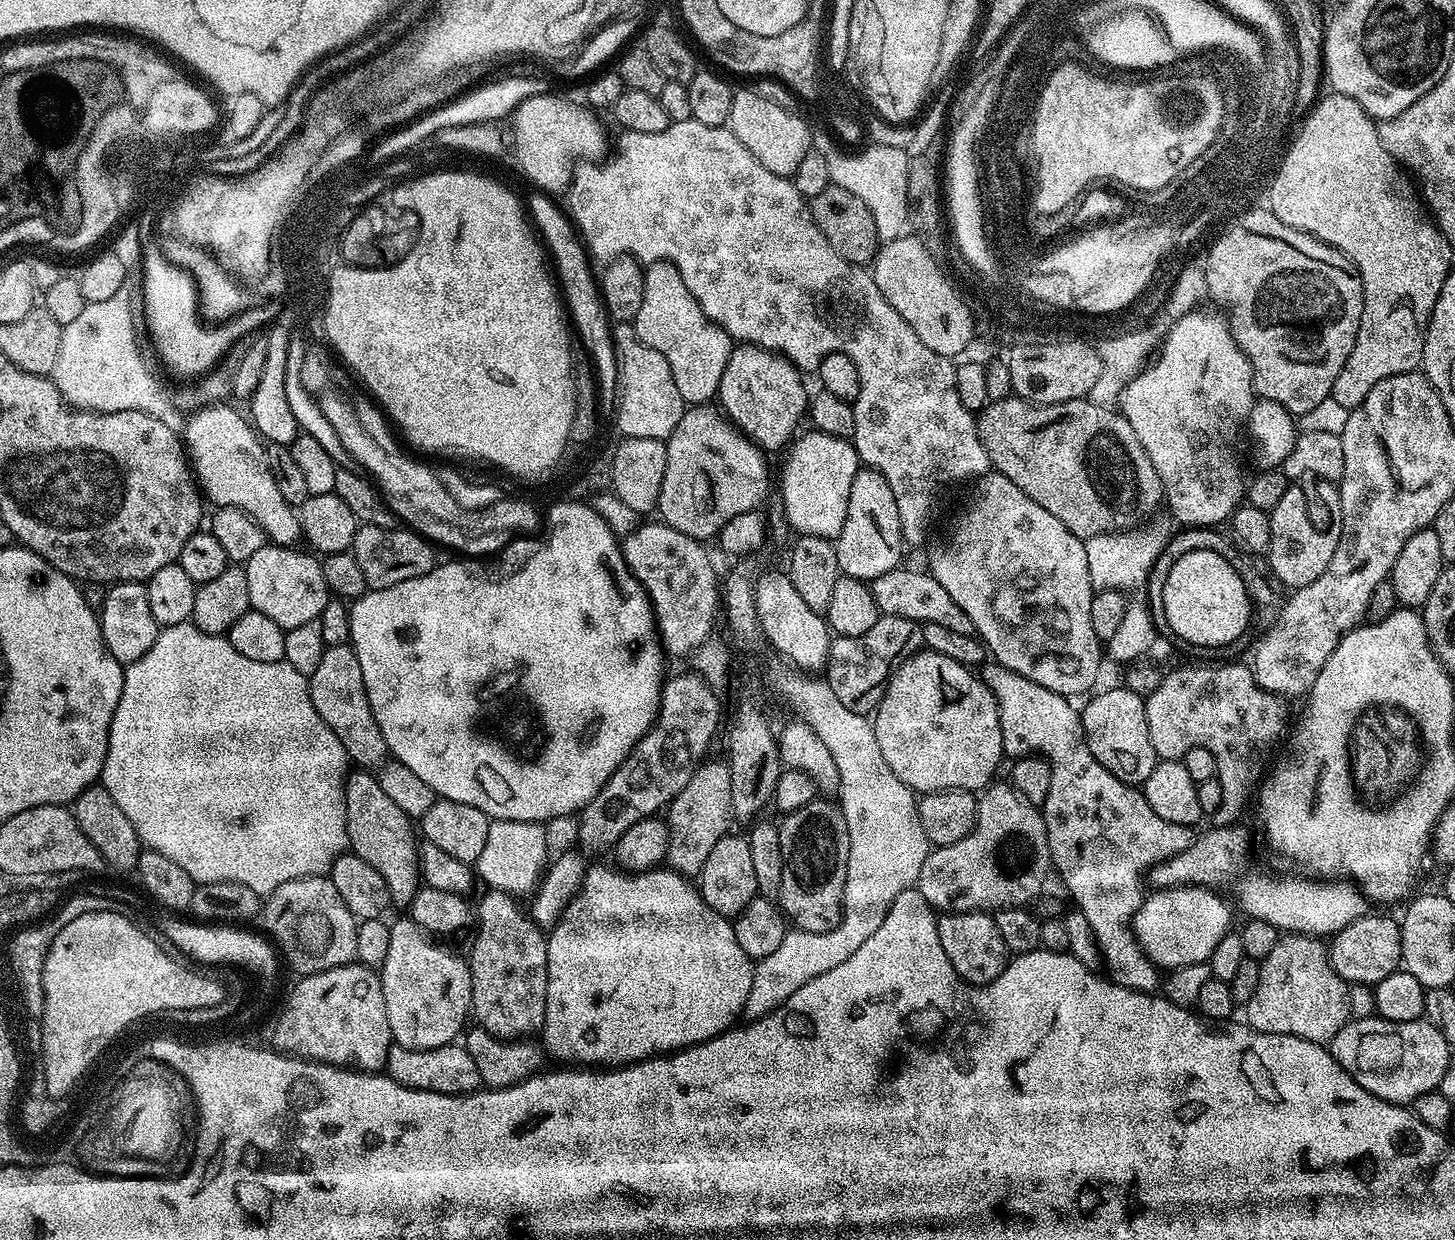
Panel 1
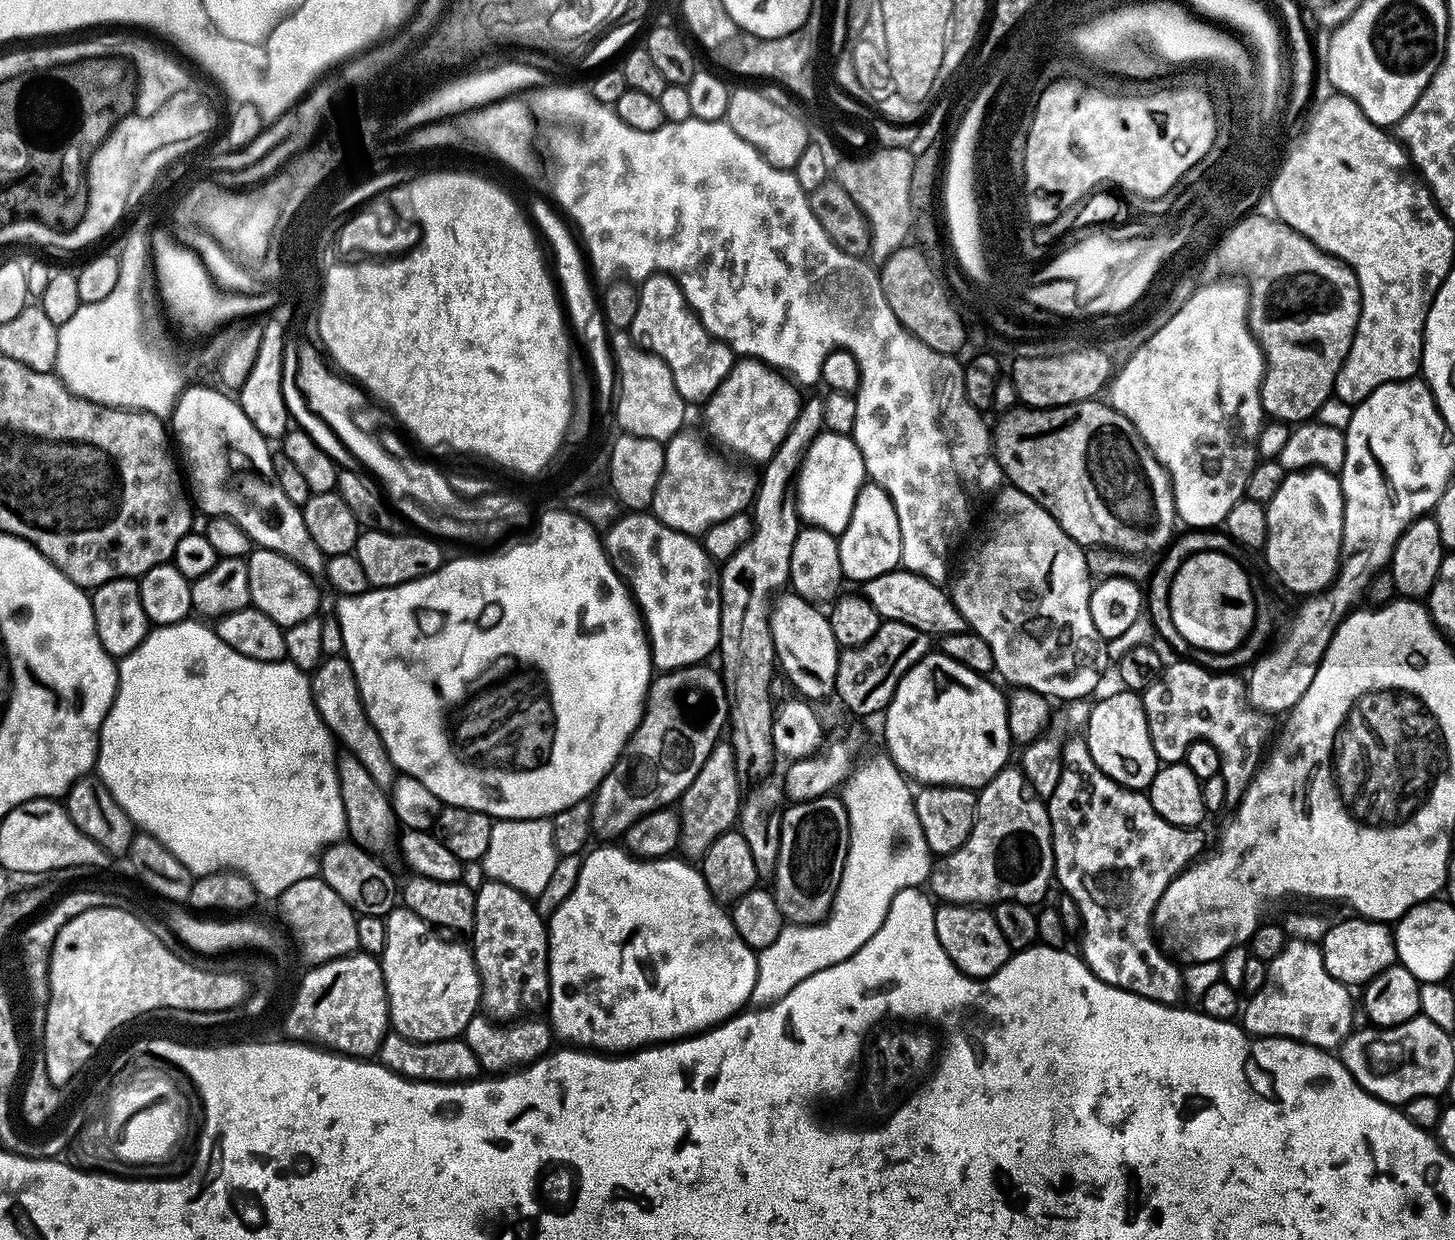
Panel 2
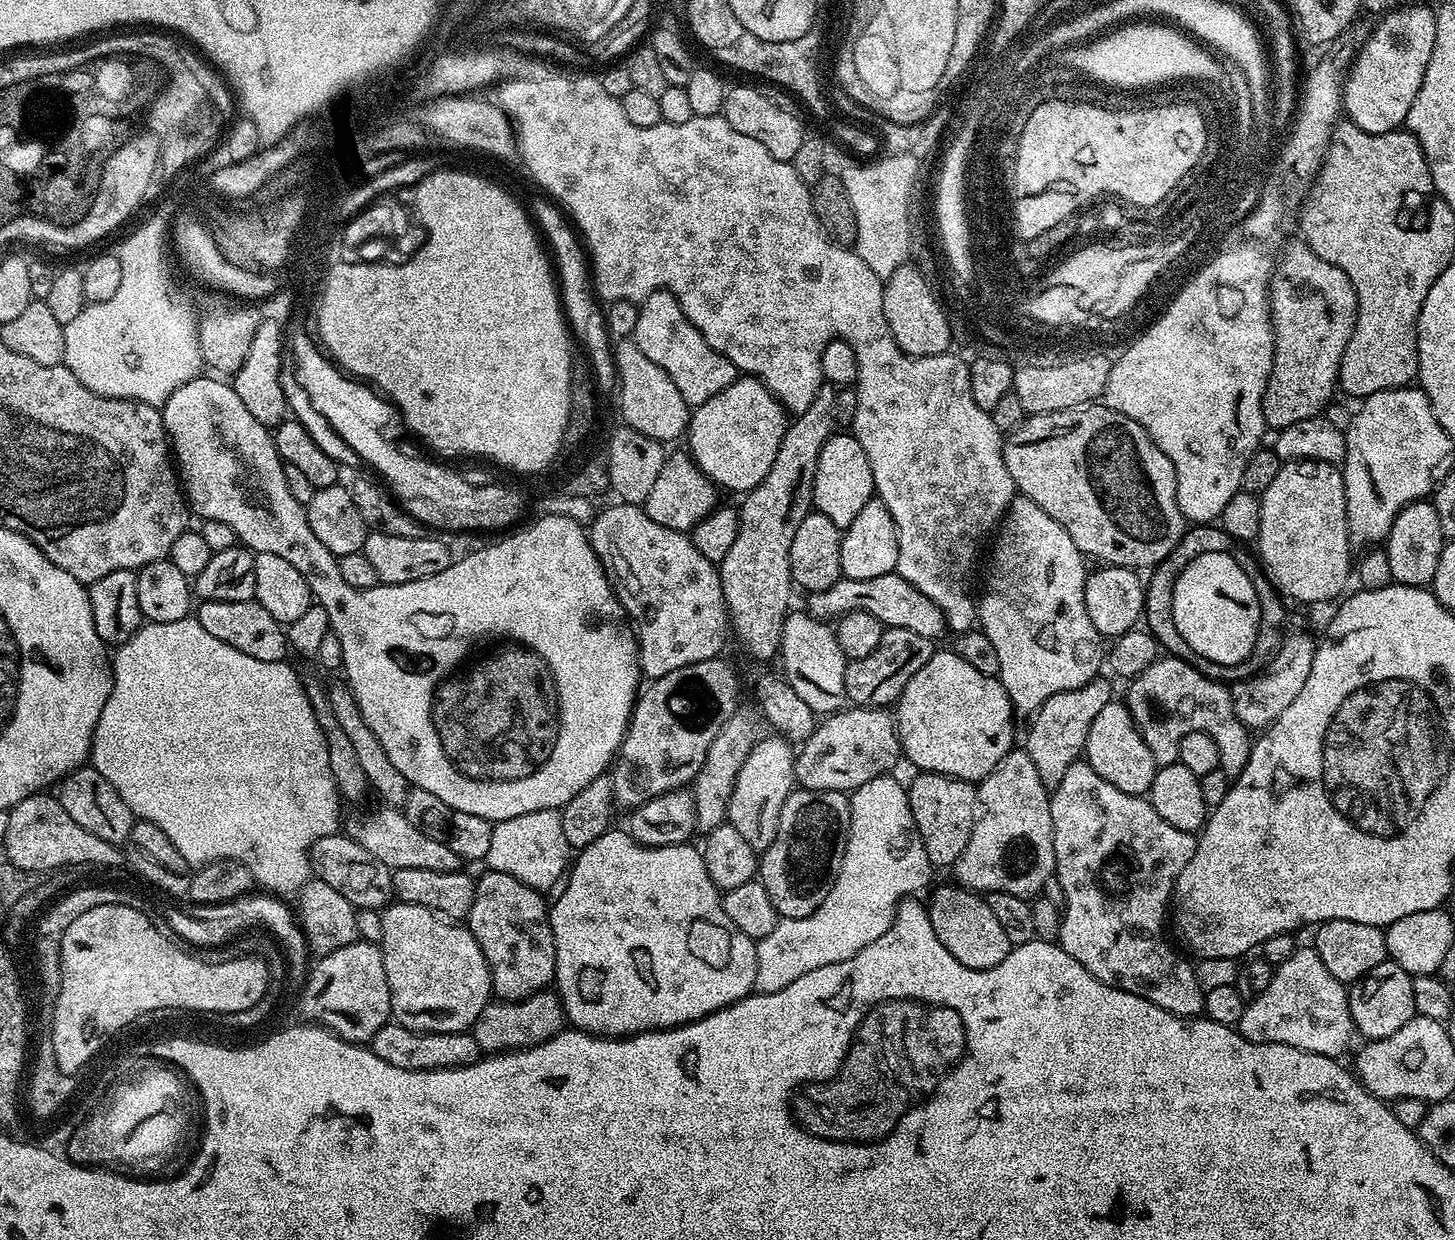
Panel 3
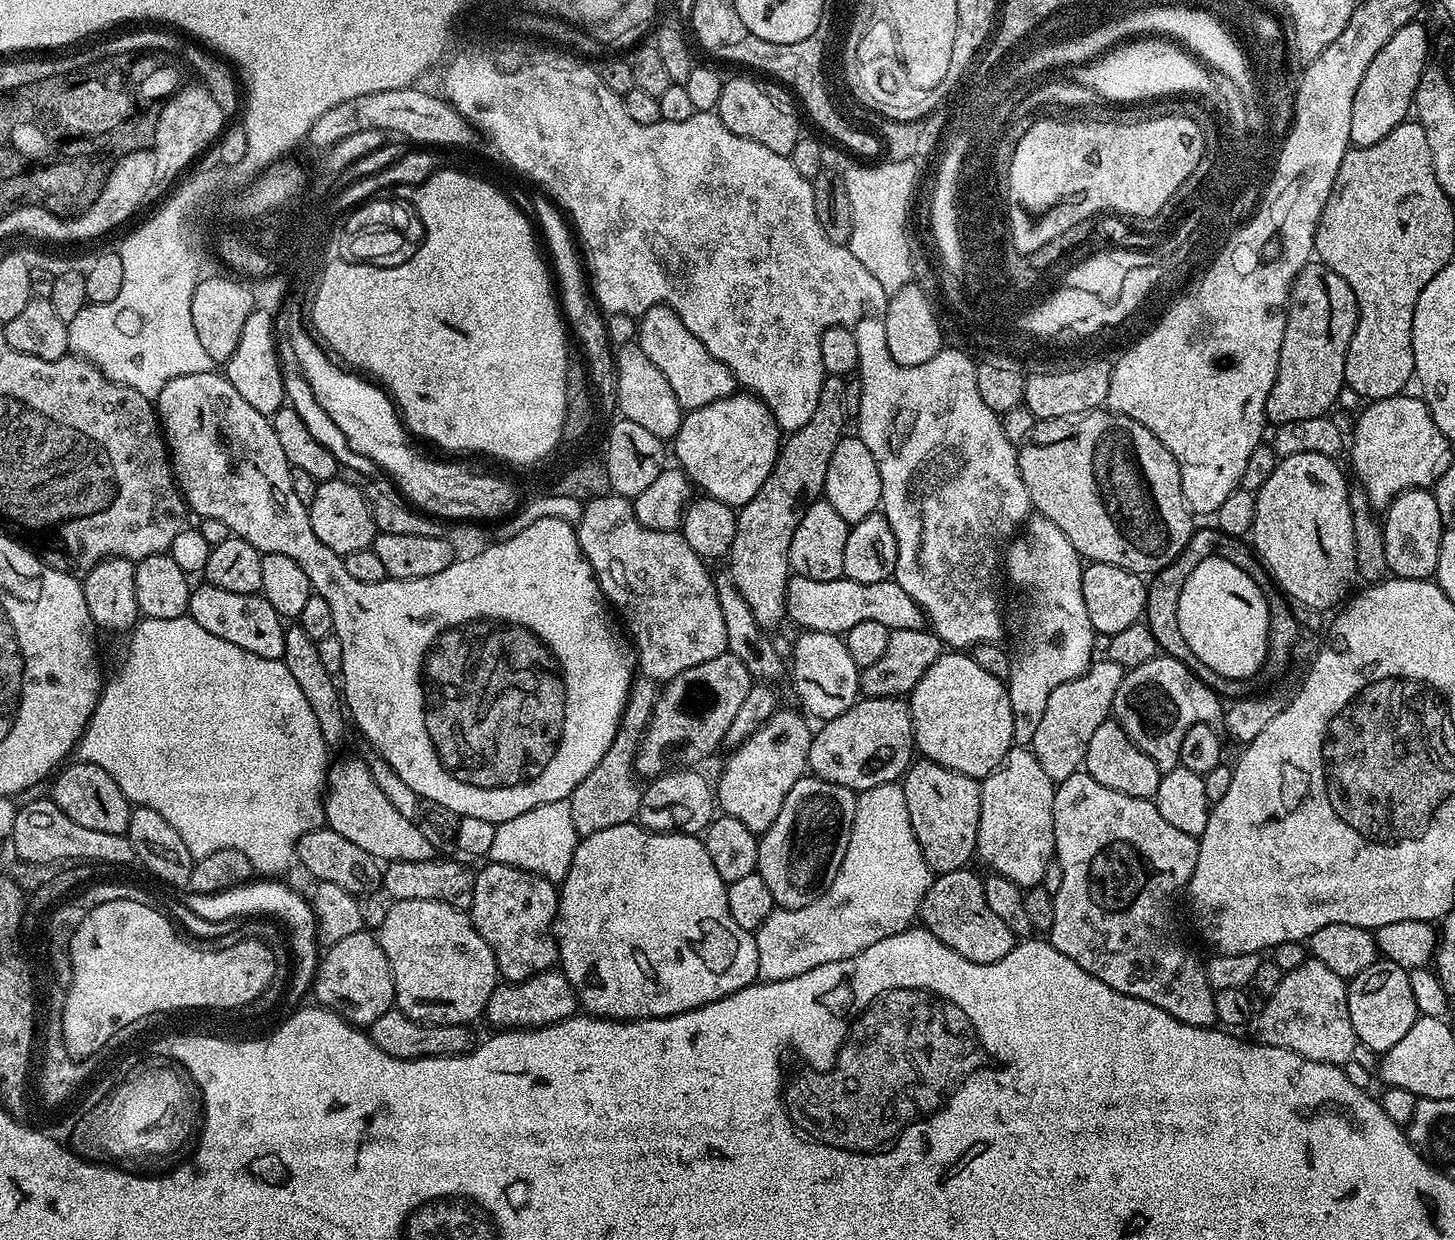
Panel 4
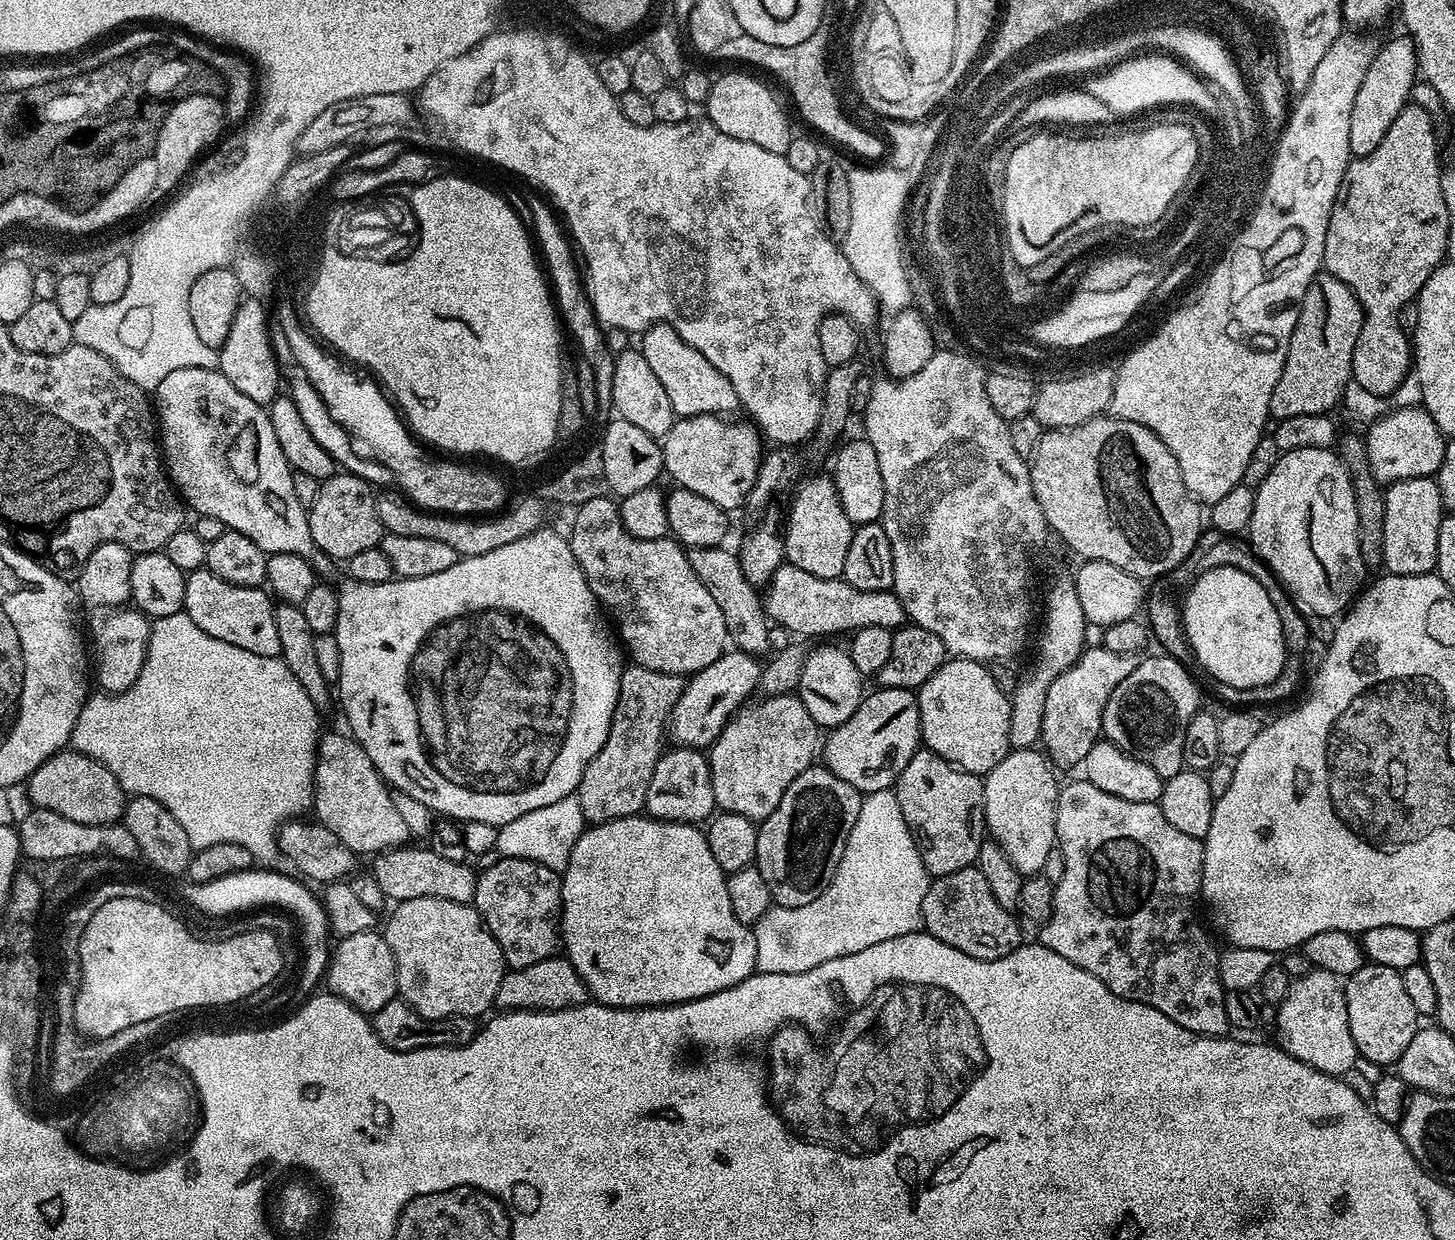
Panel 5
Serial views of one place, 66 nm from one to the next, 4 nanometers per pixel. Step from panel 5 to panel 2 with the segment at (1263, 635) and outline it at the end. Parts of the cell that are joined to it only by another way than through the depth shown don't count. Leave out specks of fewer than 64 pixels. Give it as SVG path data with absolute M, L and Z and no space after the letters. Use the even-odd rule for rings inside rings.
M1199 552L1178 566L1168 605L1180 640L1207 652L1231 654L1251 636L1258 596L1252 593L1252 580L1236 558L1227 552Z

